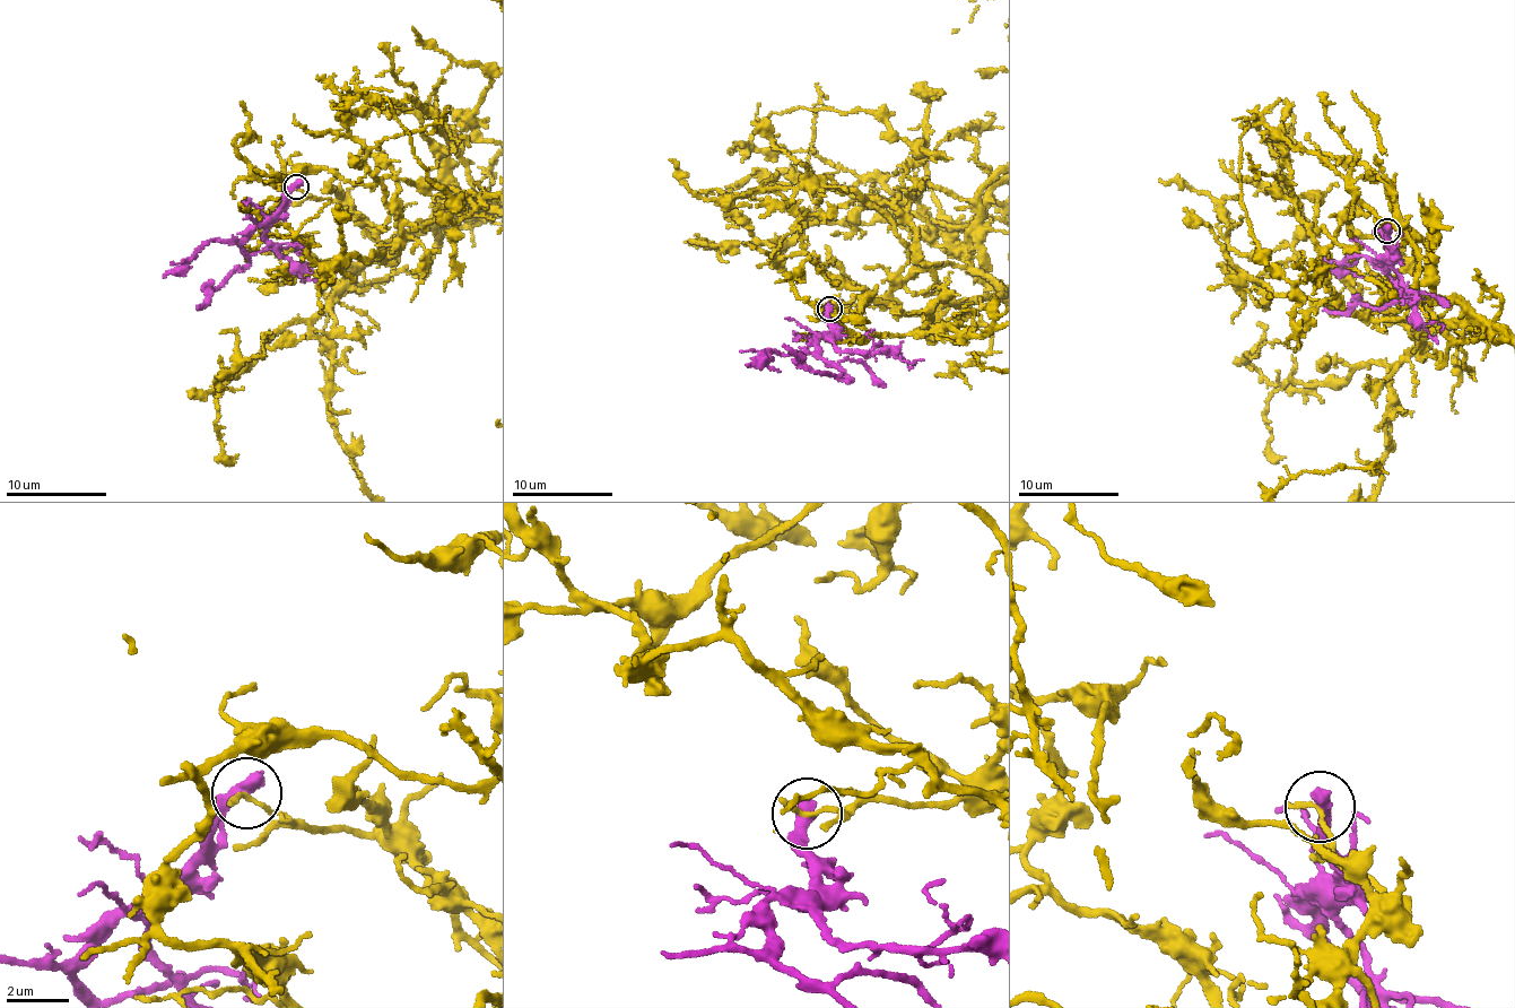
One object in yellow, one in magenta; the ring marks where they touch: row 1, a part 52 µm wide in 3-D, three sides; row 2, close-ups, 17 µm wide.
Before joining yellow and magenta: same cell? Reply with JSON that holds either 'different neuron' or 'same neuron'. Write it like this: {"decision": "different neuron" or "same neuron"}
{"decision": "different neuron"}

